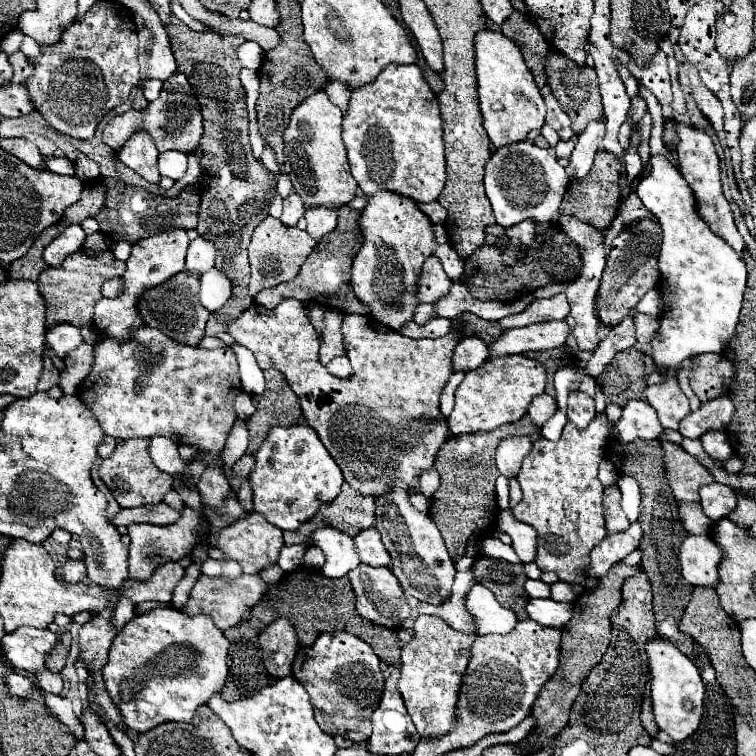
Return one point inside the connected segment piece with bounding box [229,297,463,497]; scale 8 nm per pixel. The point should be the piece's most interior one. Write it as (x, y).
(384, 421)

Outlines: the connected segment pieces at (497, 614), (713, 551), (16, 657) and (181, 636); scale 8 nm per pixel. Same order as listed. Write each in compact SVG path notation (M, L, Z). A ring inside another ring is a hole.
M475 583L463 597L467 613L473 617L477 633L509 633L517 625L515 613L501 607L497 599L481 585Z
M687 535L679 553L681 575L689 585L715 587L719 559L721 551L709 535Z
M21 627L15 633L9 633L1 641L1 649L11 665L21 667L35 675L41 689L51 693L63 691L63 679L57 673L51 673L45 667L47 653L55 649L57 635L49 629L35 629L35 627Z
M157 607L157 609L151 609L147 613L141 613L137 617L133 617L117 635L115 635L115 641L111 643L111 649L109 649L109 657L107 657L107 665L103 665L103 683L107 685L107 693L111 697L111 701L115 701L115 705L119 705L119 713L123 713L123 723L127 725L129 731L135 731L135 733L145 733L161 723L169 723L169 721L191 721L197 707L205 705L215 693L219 693L225 685L225 679L229 675L229 665L227 665L227 659L229 659L229 647L231 643L225 639L225 635L215 627L215 623L211 621L211 617L207 615L195 615L195 617L189 617L173 607Z

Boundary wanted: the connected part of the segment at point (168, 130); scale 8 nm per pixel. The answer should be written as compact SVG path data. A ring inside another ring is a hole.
M173 75L163 83L163 91L159 95L157 101L147 103L147 107L143 111L137 109L129 109L123 115L113 117L107 127L103 129L103 141L119 153L119 149L129 141L131 135L135 135L135 131L145 131L147 135L151 135L151 139L155 141L159 153L165 151L181 151L181 153L193 153L199 145L199 139L203 135L203 115L201 115L201 107L197 103L197 97L193 93L187 93L185 89L187 81L183 75Z

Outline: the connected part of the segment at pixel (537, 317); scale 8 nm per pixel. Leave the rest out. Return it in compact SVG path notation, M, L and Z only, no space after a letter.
M561 293L549 299L535 299L525 311L503 317L499 325L503 329L525 327L531 323L541 323L541 321L559 321L559 319L565 319L567 315L569 315L569 303L567 303L567 297Z

